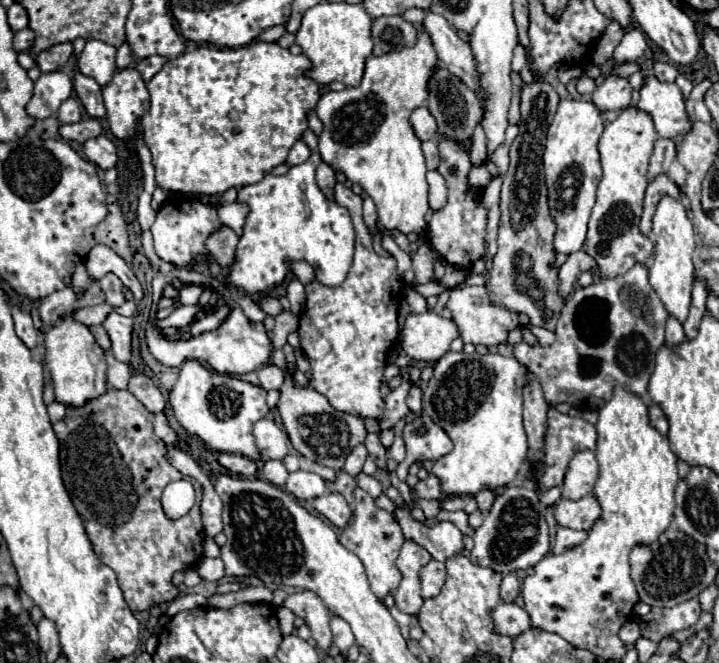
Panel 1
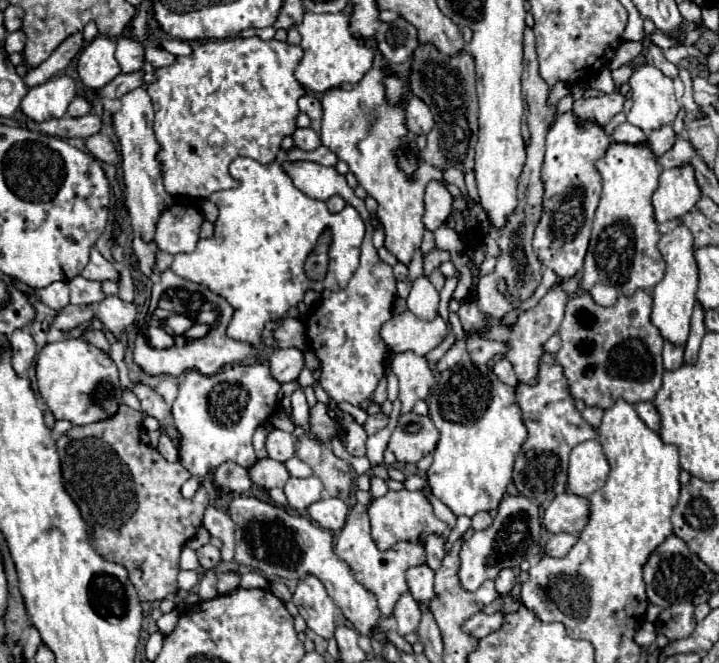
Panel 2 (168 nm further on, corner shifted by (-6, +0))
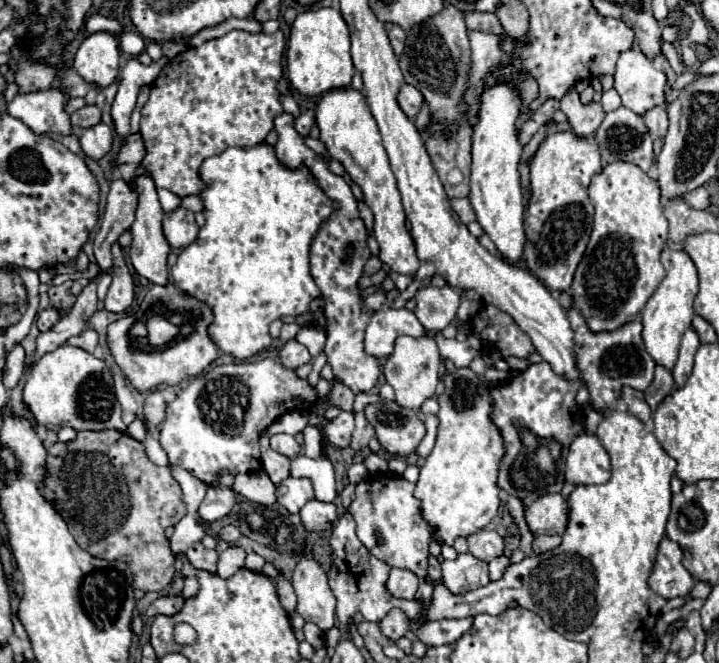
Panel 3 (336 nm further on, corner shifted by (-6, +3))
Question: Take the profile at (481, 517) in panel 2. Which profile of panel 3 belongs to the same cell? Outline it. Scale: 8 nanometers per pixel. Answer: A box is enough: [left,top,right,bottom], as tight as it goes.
[468,530,504,562]

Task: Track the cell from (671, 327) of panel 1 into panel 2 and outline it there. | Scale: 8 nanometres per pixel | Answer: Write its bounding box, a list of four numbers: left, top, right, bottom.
[664,341,684,369]

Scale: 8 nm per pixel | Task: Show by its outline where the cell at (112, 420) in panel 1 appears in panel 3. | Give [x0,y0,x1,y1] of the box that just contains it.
[42,430,184,592]

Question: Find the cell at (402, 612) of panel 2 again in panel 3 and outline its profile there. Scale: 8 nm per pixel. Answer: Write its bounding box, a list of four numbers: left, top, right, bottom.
[380,608,410,640]

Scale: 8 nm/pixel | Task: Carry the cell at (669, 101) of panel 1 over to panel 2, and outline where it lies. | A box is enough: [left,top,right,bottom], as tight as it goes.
[628,65,680,135]

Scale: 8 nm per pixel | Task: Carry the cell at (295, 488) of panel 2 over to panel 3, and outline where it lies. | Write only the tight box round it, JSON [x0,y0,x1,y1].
[276,478,314,514]

